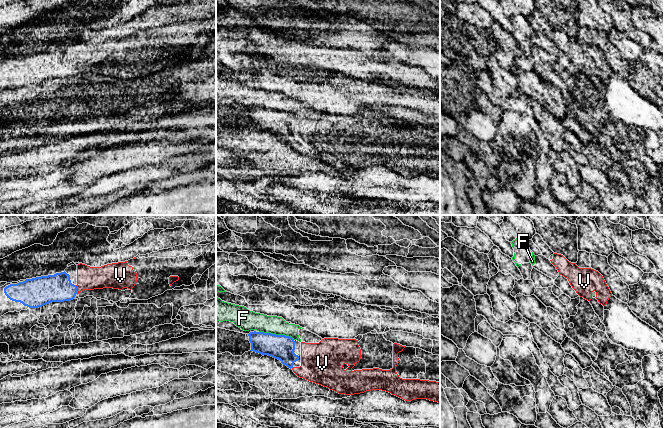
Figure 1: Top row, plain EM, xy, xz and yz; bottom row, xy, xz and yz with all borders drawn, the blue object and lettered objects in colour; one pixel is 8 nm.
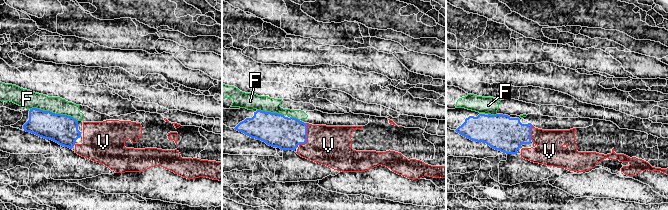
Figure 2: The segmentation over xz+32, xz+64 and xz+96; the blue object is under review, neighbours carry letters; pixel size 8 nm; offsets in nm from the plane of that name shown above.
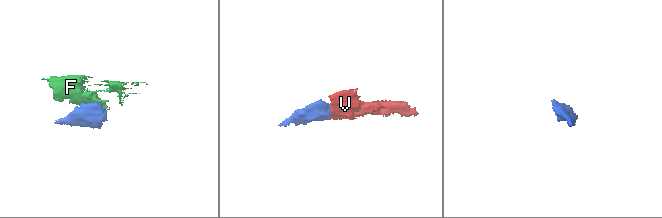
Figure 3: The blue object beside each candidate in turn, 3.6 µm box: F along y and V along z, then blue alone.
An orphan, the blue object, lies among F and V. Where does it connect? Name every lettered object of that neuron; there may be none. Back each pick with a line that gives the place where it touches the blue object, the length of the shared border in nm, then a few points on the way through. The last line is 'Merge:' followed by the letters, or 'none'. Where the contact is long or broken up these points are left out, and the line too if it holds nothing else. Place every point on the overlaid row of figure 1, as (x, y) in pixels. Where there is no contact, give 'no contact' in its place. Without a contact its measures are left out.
V: xy (76, 289) | 80 nm
Merge: V

